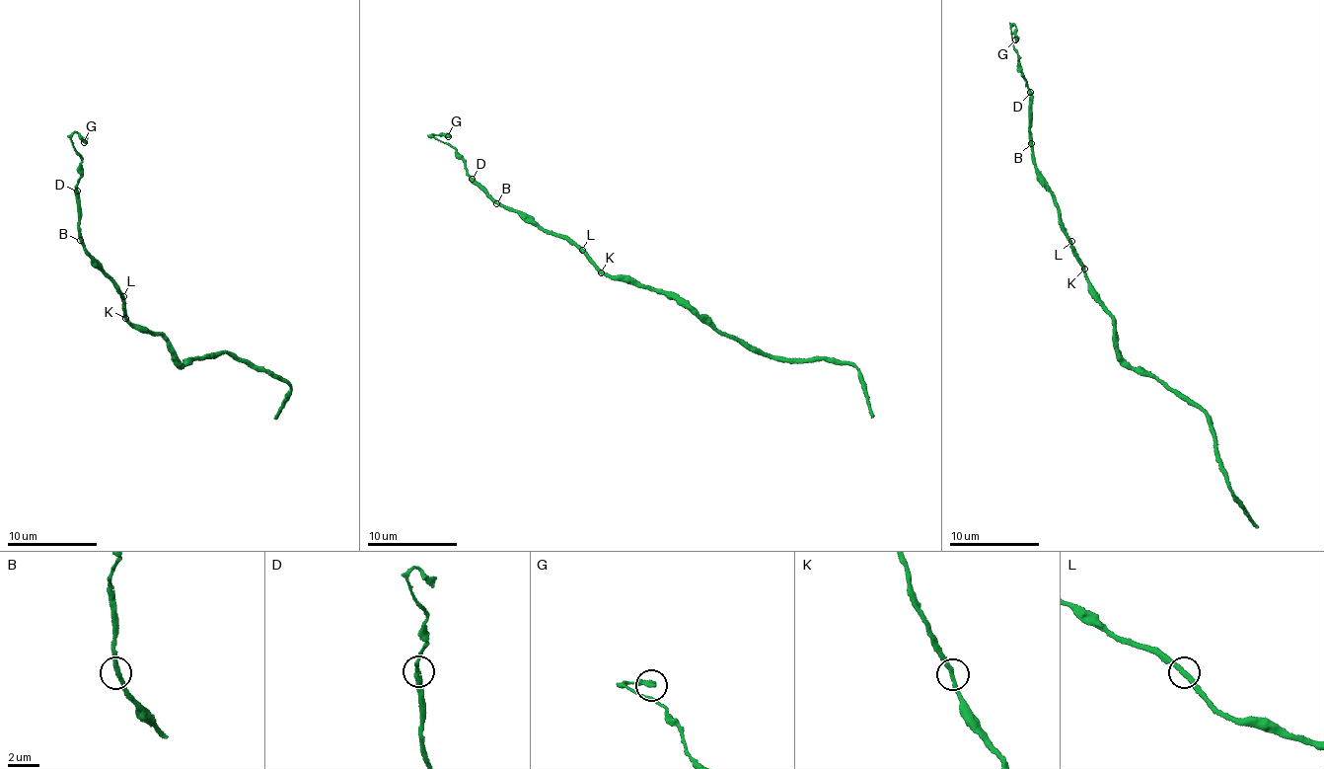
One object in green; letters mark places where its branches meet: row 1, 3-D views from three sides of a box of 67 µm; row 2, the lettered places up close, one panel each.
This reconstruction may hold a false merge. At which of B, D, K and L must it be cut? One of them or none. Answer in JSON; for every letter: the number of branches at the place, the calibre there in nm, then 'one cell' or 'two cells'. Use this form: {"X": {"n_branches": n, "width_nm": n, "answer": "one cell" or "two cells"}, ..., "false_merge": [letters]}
{"B": {"n_branches": 2, "width_nm": 280, "answer": "one cell"}, "D": {"n_branches": 2, "width_nm": 280, "answer": "two cells"}, "K": {"n_branches": 2, "width_nm": 260, "answer": "one cell"}, "L": {"n_branches": 2, "width_nm": 280, "answer": "one cell"}, "false_merge": ["D"]}

